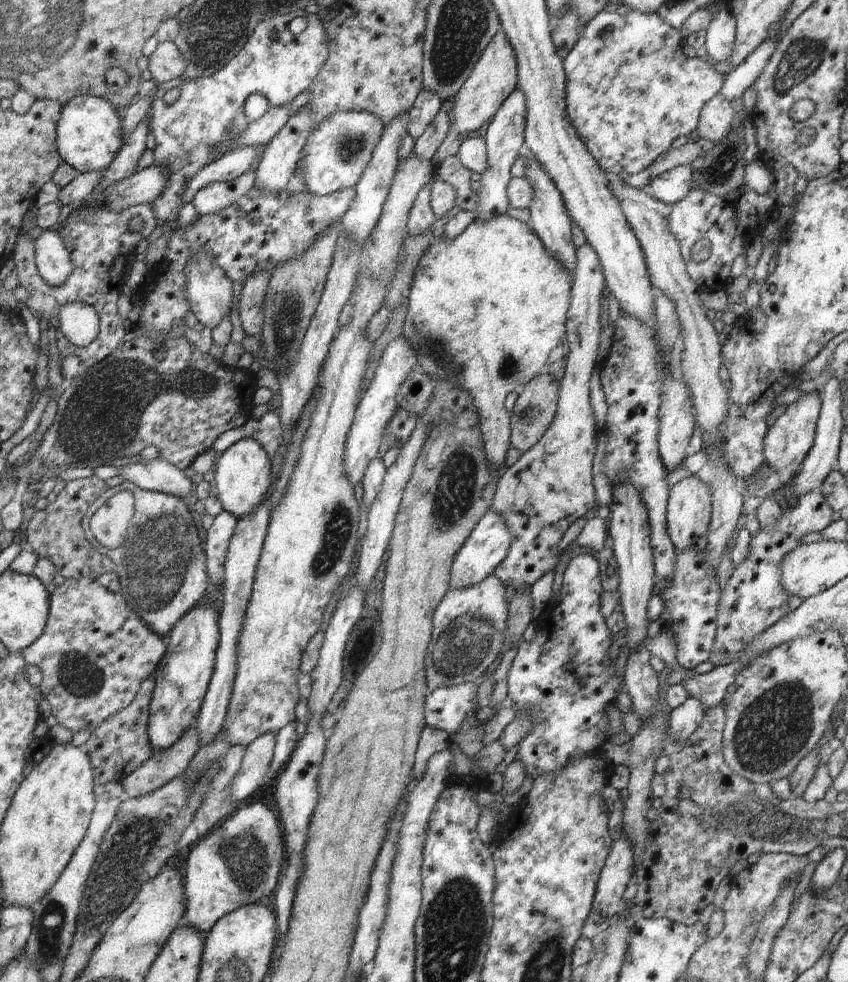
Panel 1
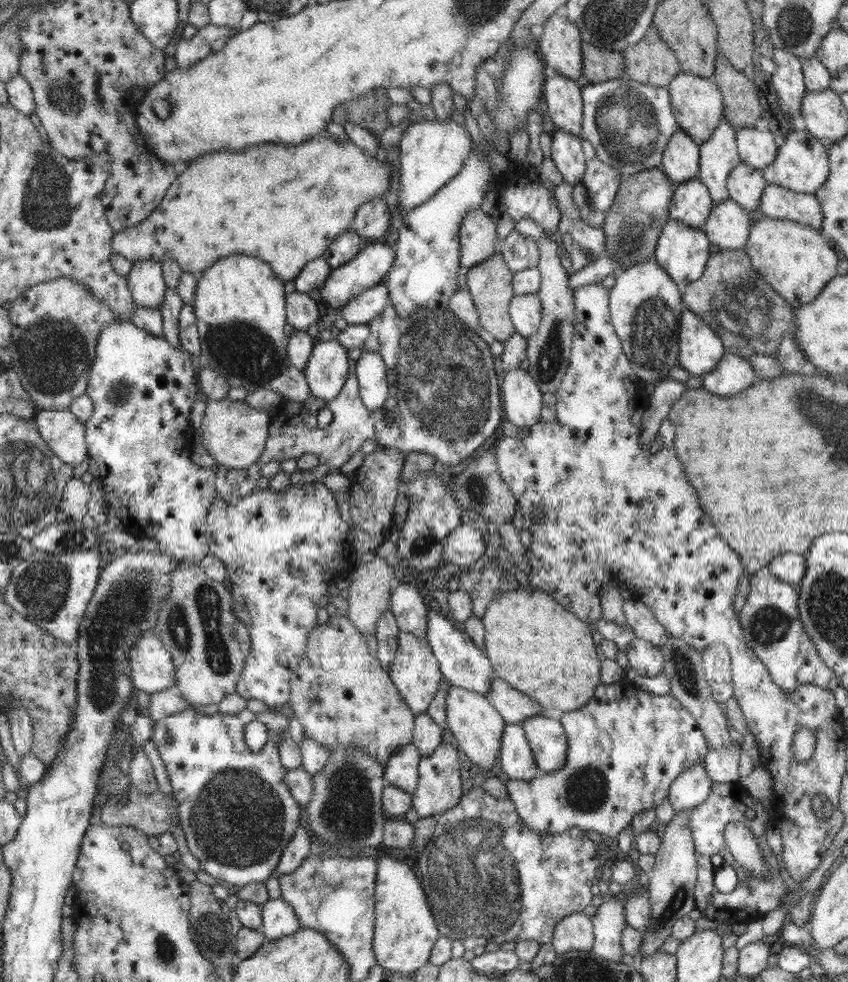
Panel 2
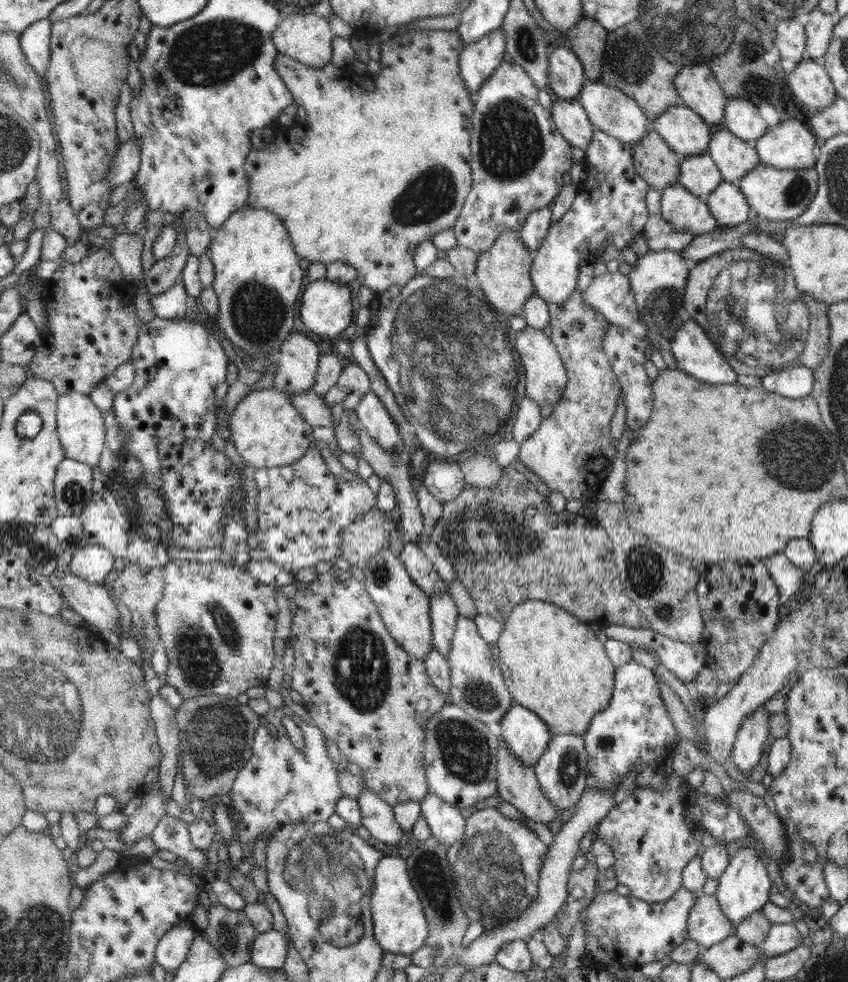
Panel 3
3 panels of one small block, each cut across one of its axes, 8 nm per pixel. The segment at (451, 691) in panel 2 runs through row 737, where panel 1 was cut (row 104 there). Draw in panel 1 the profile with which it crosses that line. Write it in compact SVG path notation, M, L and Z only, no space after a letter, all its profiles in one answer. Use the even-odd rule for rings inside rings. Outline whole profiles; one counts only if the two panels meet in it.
M500 30L490 40L488 47L480 56L478 63L473 67L470 77L458 93L452 98L452 114L448 135L435 153L432 162L438 163L446 158L458 155L459 147L462 145L462 134L478 130L485 122L492 121L500 106L510 97L517 88L517 63L511 45L506 36Z

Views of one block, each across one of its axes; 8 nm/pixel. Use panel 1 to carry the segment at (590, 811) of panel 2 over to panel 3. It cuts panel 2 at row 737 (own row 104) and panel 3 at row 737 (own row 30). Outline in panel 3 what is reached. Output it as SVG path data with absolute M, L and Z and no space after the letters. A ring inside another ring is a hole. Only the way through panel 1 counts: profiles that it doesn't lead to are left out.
M632 660L615 668L613 693L604 709L592 717L587 732L581 736L588 753L585 789L617 787L632 770L640 773L646 765L656 763L668 745L679 739L678 732L667 712L653 667Z

